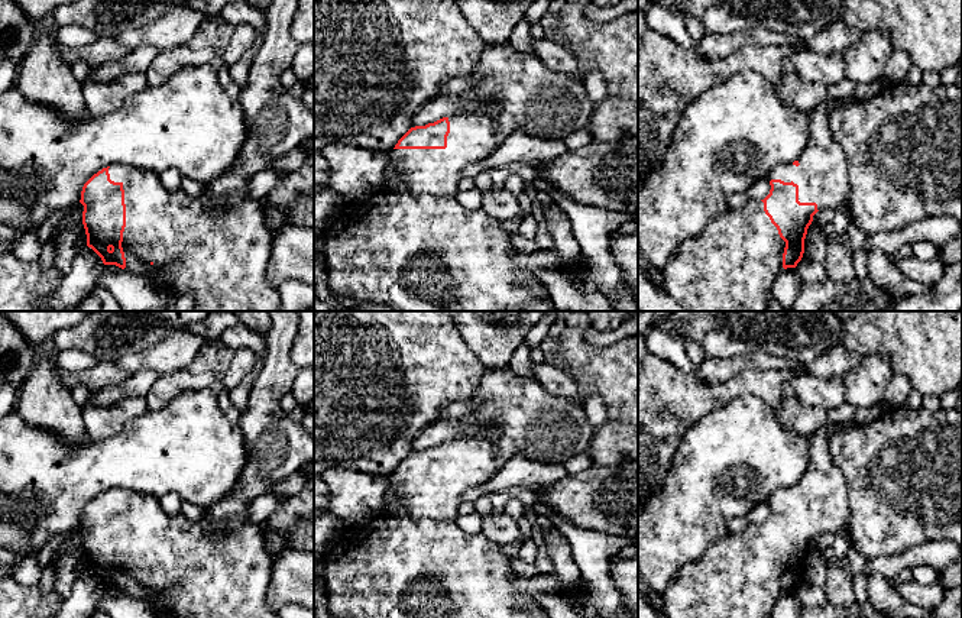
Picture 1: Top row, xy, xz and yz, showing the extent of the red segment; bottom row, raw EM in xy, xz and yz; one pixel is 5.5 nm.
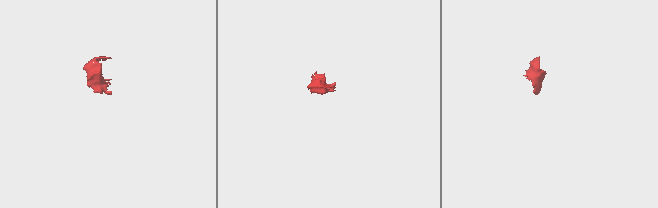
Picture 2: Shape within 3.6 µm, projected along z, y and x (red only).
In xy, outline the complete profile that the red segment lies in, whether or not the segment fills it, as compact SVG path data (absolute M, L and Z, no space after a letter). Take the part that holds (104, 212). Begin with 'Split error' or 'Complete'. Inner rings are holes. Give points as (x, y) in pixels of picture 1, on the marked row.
Split error. M272 0L266 9L263 43L257 48L249 72L249 81L242 88L242 106L246 122L246 140L236 165L205 184L200 197L190 197L182 190L168 191L156 172L132 165L114 164L94 174L82 187L80 203L84 206L82 224L87 246L104 265L127 269L166 291L188 294L194 298L191 311L278 311L281 297L278 288L266 282L266 268L272 253L273 233L266 226L262 201L247 197L250 179L271 164L299 148L314 136L314 110L302 98L295 98L281 84L281 74L288 68L299 43L289 35L298 0Z

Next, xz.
Split error. M486 45L467 75L477 82L463 93L485 103L496 103L498 114L459 111L425 126L411 127L395 145L391 162L414 195L456 197L460 172L472 162L490 156L515 130L541 140L563 140L589 124L590 98L582 81L547 68L534 54L505 45Z

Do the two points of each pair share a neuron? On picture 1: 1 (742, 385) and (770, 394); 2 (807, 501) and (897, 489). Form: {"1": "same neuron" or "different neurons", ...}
{"1": "same neuron", "2": "different neurons"}

